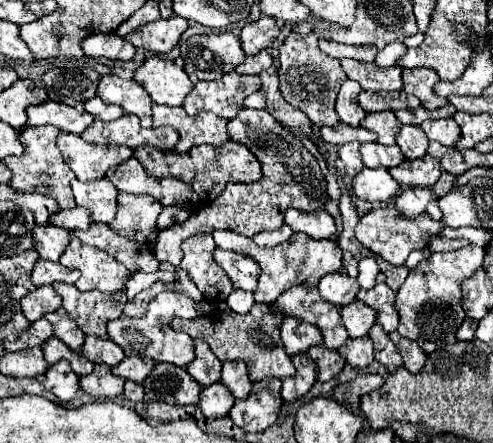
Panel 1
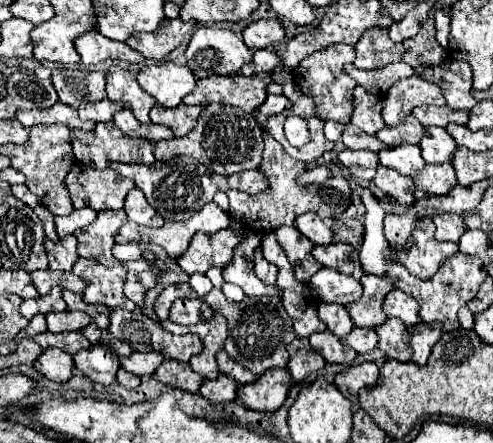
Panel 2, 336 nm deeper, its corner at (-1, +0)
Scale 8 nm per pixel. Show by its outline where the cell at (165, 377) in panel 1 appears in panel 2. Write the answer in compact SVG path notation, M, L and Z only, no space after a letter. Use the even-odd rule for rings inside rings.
M173 359L163 361L163 365L157 369L155 375L165 385L171 385L171 387L177 387L177 389L183 389L189 393L197 393L203 383L203 377L199 373L195 373L189 363L179 363Z

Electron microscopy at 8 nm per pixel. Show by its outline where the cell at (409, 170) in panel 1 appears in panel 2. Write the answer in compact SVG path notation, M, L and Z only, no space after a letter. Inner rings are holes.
M441 163L441 165L425 165L423 173L417 173L413 177L415 187L425 191L427 195L449 195L453 187L459 185L455 177L455 169L451 163Z

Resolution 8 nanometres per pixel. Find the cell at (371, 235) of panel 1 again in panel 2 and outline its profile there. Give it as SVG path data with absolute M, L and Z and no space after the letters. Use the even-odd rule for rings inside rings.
M425 217L417 223L415 233L407 243L407 251L399 253L399 263L409 269L415 277L427 281L431 279L437 269L459 251L457 243L437 243L435 237L435 223L431 217Z

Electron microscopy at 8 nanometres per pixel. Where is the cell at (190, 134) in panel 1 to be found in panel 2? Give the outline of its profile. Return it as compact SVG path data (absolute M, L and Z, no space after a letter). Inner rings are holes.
M181 103L175 109L167 109L167 107L155 105L151 109L151 121L167 125L175 133L175 137L181 137L181 135L185 135L185 133L191 131L191 127L195 125L199 113L201 113L199 105L189 107L189 105Z

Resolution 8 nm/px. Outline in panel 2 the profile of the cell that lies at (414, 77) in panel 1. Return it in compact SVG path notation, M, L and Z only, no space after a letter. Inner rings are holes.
M447 59L441 65L429 67L427 73L423 73L423 79L435 81L441 87L447 105L453 109L471 109L477 105L477 99L471 95L471 67L467 61Z

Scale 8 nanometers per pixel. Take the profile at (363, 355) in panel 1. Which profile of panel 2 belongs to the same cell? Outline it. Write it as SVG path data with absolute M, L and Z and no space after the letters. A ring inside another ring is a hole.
M353 327L353 331L343 339L347 347L353 347L357 353L369 353L377 347L377 333L373 329Z

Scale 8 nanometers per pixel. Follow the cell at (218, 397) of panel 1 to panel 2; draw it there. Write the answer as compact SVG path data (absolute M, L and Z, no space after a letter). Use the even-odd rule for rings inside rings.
M219 375L217 379L205 379L203 385L201 385L201 395L207 397L213 405L219 405L219 403L227 403L227 401L233 401L237 397L237 383L233 377L229 375Z

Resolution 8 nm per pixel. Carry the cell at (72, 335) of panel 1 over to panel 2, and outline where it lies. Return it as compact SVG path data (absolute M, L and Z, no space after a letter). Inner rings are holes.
M53 311L45 315L47 329L51 333L63 333L63 331L81 331L91 323L91 317L83 311Z

